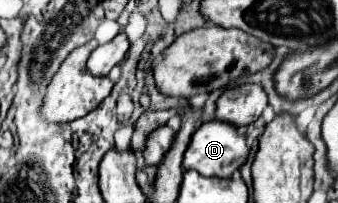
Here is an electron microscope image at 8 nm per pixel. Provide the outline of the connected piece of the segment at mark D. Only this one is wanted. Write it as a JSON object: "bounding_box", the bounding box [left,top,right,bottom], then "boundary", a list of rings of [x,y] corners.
{"bounding_box":[183,121,249,179],"boundary":[[[209,121],[209,123],[201,123],[199,129],[193,133],[191,143],[183,155],[183,169],[193,169],[205,177],[219,177],[219,179],[227,179],[231,177],[231,173],[235,169],[239,169],[249,155],[249,147],[245,141],[245,135],[239,135],[237,127],[233,127],[231,123],[223,123],[223,121]]]}

